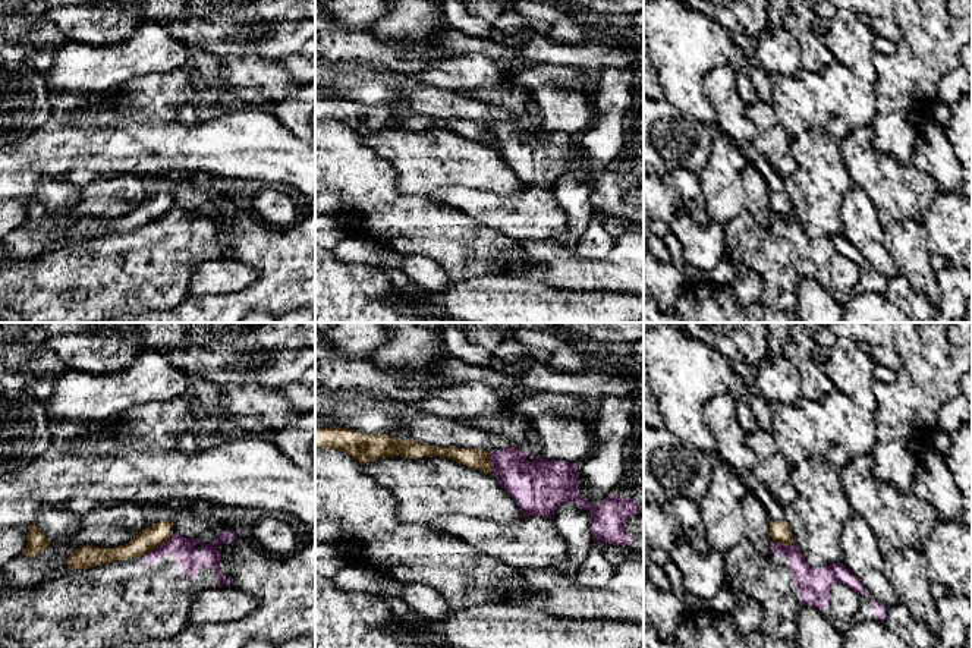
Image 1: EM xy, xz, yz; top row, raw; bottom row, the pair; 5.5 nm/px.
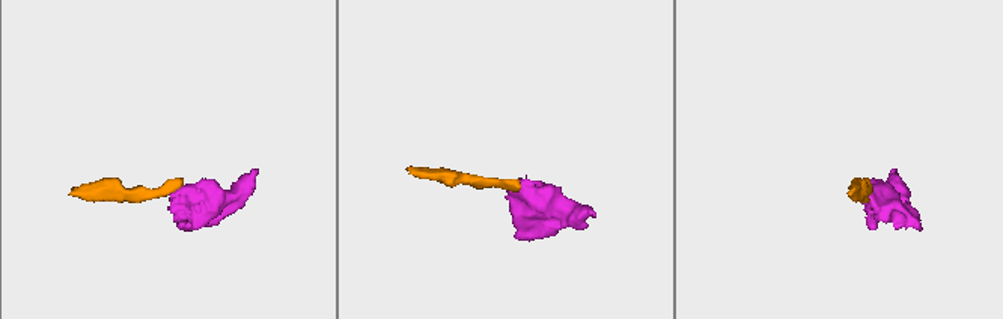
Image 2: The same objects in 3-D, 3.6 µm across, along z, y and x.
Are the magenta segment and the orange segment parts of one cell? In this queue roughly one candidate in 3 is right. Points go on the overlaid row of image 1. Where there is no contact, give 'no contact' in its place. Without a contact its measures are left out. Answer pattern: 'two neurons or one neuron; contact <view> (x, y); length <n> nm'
two neurons; contact xy (160, 546); length 200 nm

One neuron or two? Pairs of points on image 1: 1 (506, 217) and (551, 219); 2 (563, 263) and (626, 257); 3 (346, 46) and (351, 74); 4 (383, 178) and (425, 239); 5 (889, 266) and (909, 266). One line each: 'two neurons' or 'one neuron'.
1: one neuron
2: one neuron
3: two neurons
4: one neuron
5: two neurons

